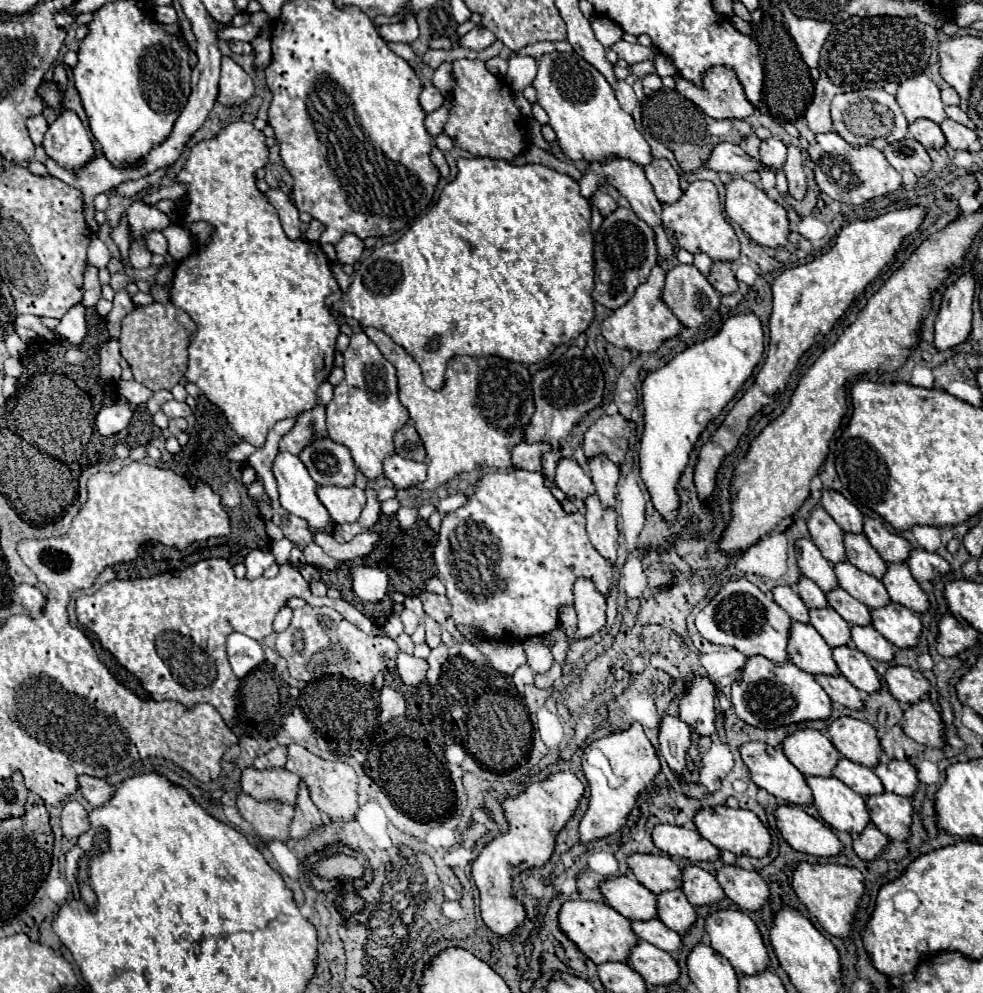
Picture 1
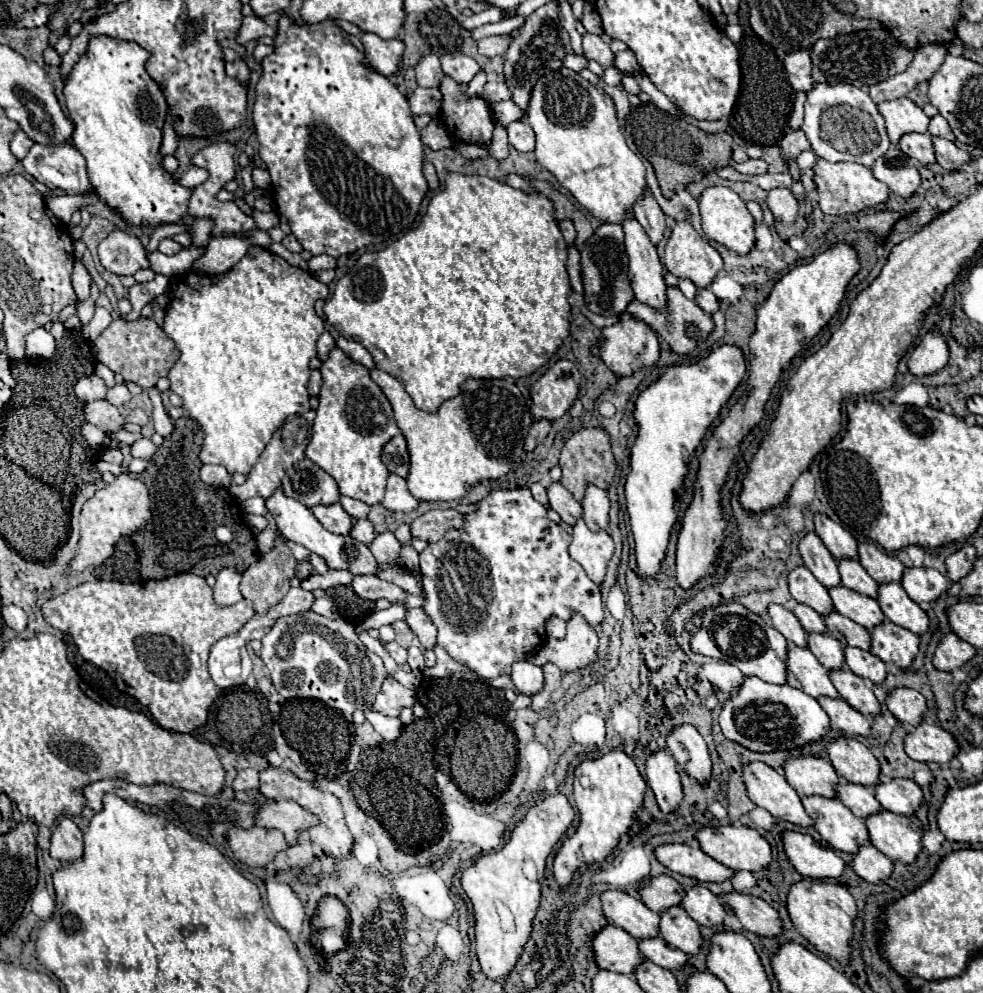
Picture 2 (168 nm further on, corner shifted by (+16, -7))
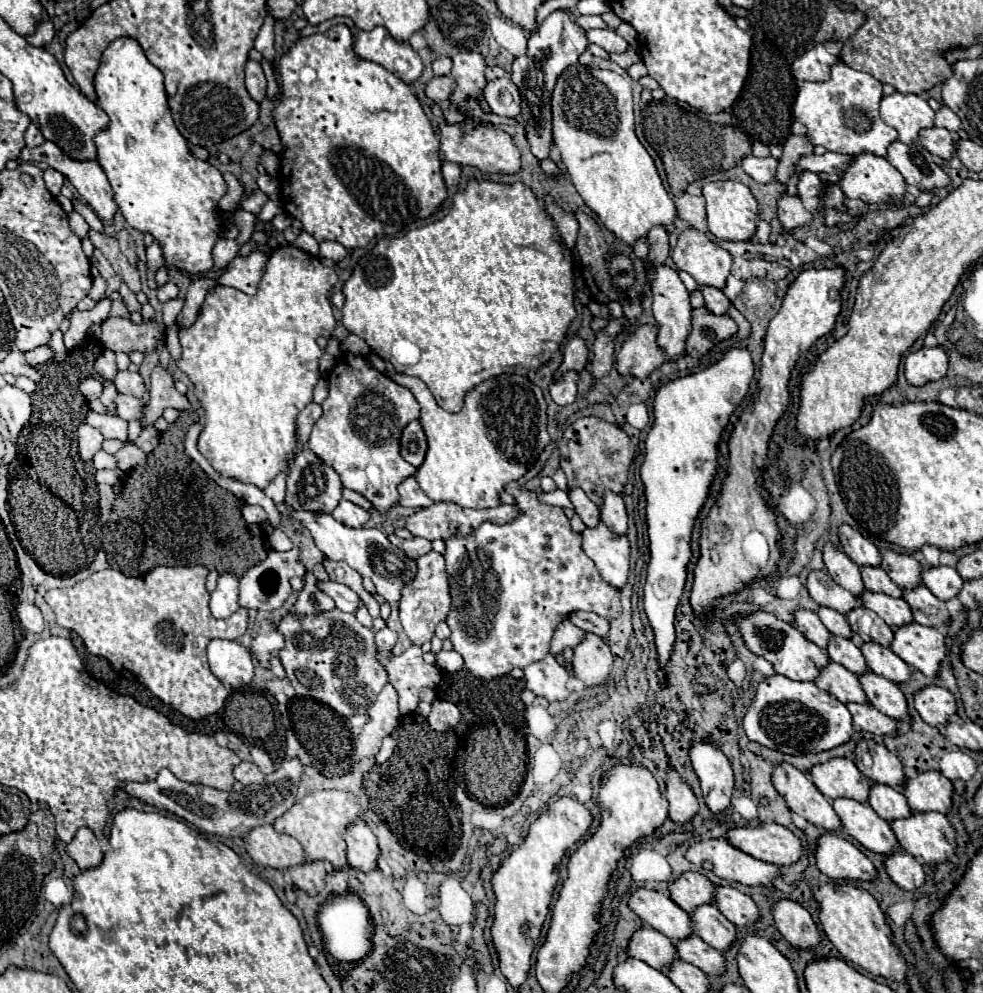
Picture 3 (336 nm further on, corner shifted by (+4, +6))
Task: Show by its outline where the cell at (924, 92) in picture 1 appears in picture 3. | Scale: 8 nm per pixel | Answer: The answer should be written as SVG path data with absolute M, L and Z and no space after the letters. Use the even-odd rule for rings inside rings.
M894 93L884 97L880 103L882 119L898 131L902 143L912 143L918 137L918 131L934 125L934 111L928 101L914 93Z

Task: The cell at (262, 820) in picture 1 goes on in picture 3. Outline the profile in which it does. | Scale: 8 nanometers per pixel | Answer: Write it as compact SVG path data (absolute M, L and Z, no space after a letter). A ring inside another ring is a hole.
M272 825L256 827L246 837L246 851L264 867L286 869L290 865L304 863L304 851L296 839L290 835L278 833Z

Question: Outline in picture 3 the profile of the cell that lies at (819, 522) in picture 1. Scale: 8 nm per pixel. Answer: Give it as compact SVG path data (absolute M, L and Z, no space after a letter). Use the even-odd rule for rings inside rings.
M828 541L824 545L822 559L824 559L824 565L826 565L830 577L838 585L848 589L856 597L864 591L864 583L860 579L860 567L842 549L838 549L832 541Z

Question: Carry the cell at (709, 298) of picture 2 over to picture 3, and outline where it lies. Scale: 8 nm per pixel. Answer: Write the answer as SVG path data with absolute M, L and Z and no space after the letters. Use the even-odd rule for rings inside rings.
M702 287L702 295L704 295L704 299L706 299L704 305L706 305L712 313L722 315L722 313L728 311L730 301L728 301L728 297L724 295L724 291L720 291L720 289L716 289L716 287Z

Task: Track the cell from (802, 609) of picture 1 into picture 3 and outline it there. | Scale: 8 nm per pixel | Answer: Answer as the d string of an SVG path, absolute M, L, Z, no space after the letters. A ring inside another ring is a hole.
M796 609L794 613L794 625L796 629L806 637L810 639L812 643L816 643L818 647L826 647L828 645L828 639L830 639L830 631L822 625L822 621L818 619L818 615L814 611L808 611L808 609Z

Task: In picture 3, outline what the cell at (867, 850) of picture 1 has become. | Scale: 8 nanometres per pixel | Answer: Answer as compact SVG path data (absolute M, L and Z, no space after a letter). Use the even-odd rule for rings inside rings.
M896 847L892 853L884 855L884 867L886 867L886 873L890 875L890 879L908 891L916 891L926 879L922 863L918 863L902 847Z

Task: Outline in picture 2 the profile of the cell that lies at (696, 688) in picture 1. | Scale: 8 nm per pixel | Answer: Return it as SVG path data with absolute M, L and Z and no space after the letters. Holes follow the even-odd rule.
M684 724L676 728L672 734L668 734L668 750L678 762L682 772L686 772L690 778L694 778L702 786L710 782L712 778L710 754L704 738L694 726Z

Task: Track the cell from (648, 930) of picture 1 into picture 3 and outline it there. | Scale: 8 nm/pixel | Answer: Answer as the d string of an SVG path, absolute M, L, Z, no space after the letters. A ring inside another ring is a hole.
M696 935L680 939L676 943L676 953L678 953L678 957L682 961L688 961L688 963L696 965L704 973L712 973L712 975L724 973L724 957L722 957L722 953L712 949L710 945L706 945Z

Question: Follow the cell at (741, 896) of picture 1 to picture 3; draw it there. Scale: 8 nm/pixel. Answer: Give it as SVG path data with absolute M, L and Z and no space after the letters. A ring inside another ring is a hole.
M790 899L774 901L772 917L774 917L776 929L782 933L782 937L790 945L798 949L808 949L820 943L818 927L812 921L810 913L800 903L790 901Z

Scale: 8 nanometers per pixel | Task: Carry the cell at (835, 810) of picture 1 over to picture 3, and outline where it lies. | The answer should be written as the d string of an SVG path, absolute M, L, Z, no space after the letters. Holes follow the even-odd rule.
M834 799L832 807L842 821L842 827L852 835L862 847L876 853L890 853L898 847L896 835L892 833L888 821L880 819L876 811L868 803L860 803L854 799Z

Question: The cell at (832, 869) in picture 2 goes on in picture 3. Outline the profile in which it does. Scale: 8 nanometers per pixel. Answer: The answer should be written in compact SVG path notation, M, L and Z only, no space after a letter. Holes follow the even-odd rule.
M824 833L816 847L816 867L832 879L874 879L872 861L850 841Z

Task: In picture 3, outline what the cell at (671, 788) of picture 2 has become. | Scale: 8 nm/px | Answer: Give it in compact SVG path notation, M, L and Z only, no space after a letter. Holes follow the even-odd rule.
M668 767L666 773L666 799L670 803L668 817L676 823L686 823L698 811L696 795L692 793L686 779L674 767Z

